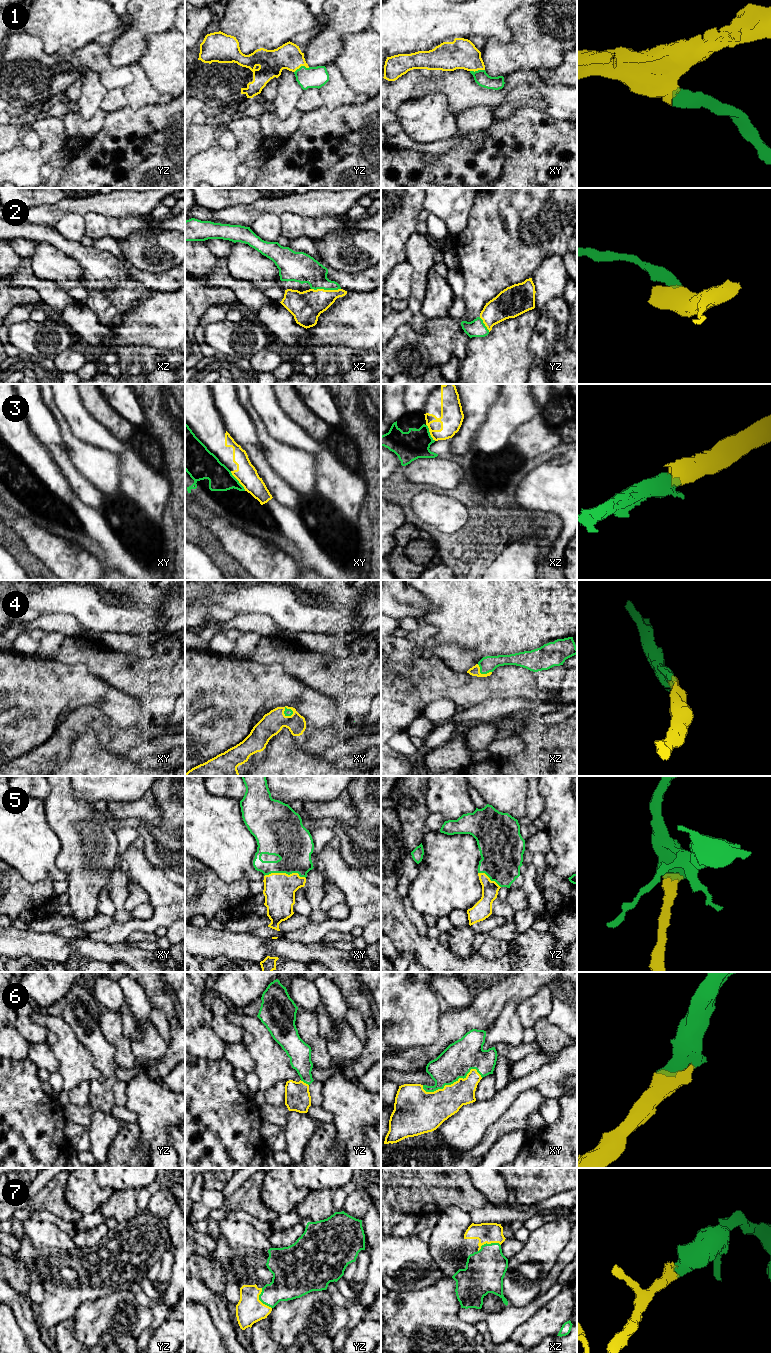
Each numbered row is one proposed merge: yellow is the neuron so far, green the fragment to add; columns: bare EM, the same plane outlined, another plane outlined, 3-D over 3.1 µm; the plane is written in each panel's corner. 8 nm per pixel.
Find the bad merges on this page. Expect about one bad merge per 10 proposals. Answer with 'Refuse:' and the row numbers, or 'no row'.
Refuse: 3

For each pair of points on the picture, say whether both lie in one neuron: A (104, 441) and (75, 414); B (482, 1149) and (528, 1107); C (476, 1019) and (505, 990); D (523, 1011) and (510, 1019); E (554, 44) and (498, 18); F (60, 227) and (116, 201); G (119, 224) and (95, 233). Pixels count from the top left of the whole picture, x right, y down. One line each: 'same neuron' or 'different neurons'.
A: same neuron
B: same neuron
C: same neuron
D: different neurons
E: different neurons
F: different neurons
G: same neuron

